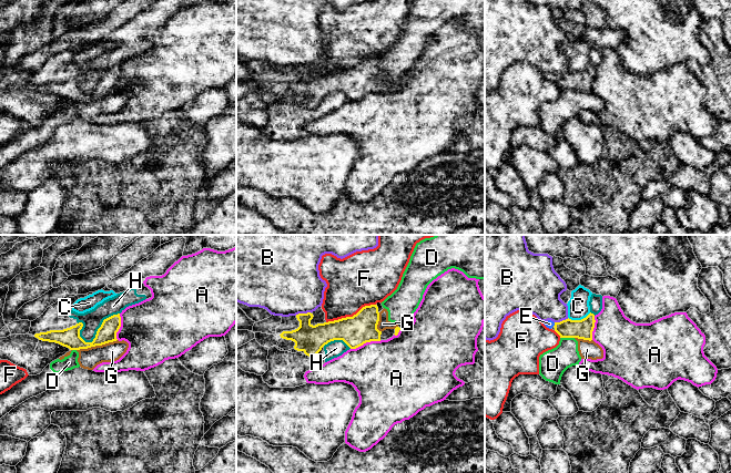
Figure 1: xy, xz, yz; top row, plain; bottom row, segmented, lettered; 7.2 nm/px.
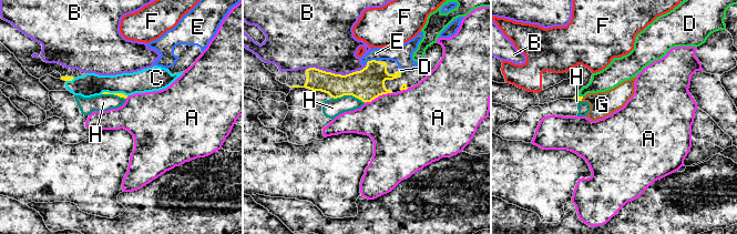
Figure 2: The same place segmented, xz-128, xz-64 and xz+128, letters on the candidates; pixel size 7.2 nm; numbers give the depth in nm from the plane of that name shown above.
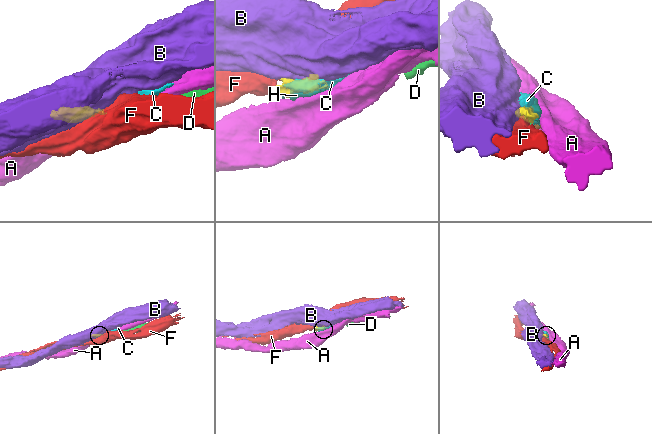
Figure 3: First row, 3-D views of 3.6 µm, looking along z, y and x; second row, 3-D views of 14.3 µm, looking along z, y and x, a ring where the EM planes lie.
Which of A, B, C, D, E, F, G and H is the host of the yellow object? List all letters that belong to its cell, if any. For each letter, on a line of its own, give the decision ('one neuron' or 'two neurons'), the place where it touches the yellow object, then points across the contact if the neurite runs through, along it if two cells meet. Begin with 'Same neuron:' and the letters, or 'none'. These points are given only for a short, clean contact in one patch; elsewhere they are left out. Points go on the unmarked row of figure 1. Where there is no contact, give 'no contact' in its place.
Same neuron: E
A: two neurons; contact xz (365, 94); border xz (381, 92), (366, 93), (351, 101)
B: two neurons; contact xz (302, 65)
C: two neurons; contact yz (579, 72)
D: two neurons; contact yz (567, 89); border yz (560, 89), (574, 90)
E: one neuron; contact yz (555, 76); way yz (582, 81), (560, 80), (555, 76), (549, 75)
F: two neurons; contact xz (351, 69); border xz (375, 55), (363, 58), (352, 68), (326, 74)
G: two neurons; contact xy (97, 96)
H: two neurons; contact xy (98, 81)

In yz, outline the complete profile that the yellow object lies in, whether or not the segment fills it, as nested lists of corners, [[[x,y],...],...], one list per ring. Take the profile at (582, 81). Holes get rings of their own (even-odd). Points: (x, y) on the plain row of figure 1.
[[[590,64],[581,72],[571,72],[569,70],[560,74],[548,72],[544,76],[549,81],[554,79],[560,90],[578,90],[591,93],[595,74],[595,66]]]

